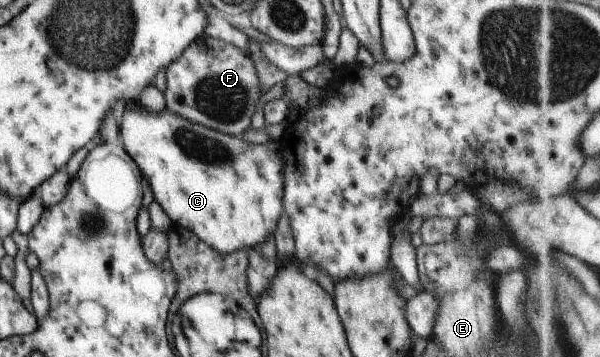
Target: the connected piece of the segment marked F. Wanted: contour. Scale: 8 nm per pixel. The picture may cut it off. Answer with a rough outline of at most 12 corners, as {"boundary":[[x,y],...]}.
{"boundary":[[201,35],[165,69],[165,108],[238,137],[261,88],[249,55]]}

